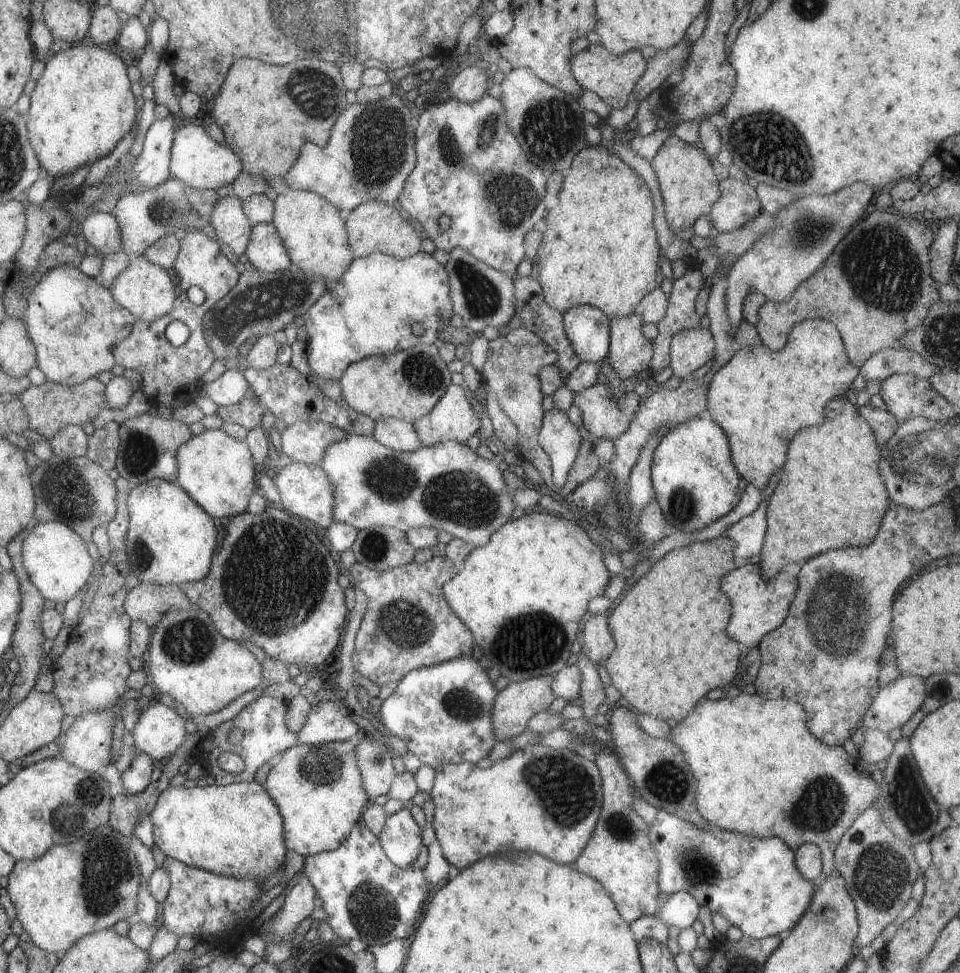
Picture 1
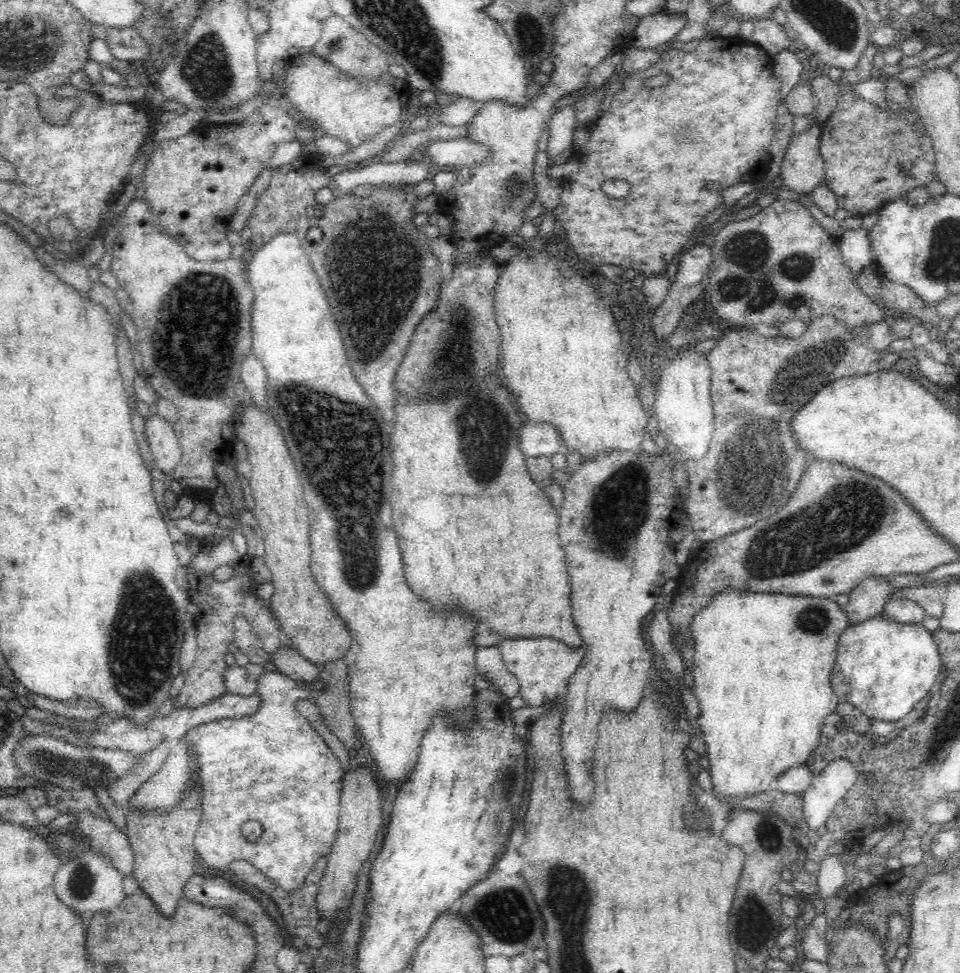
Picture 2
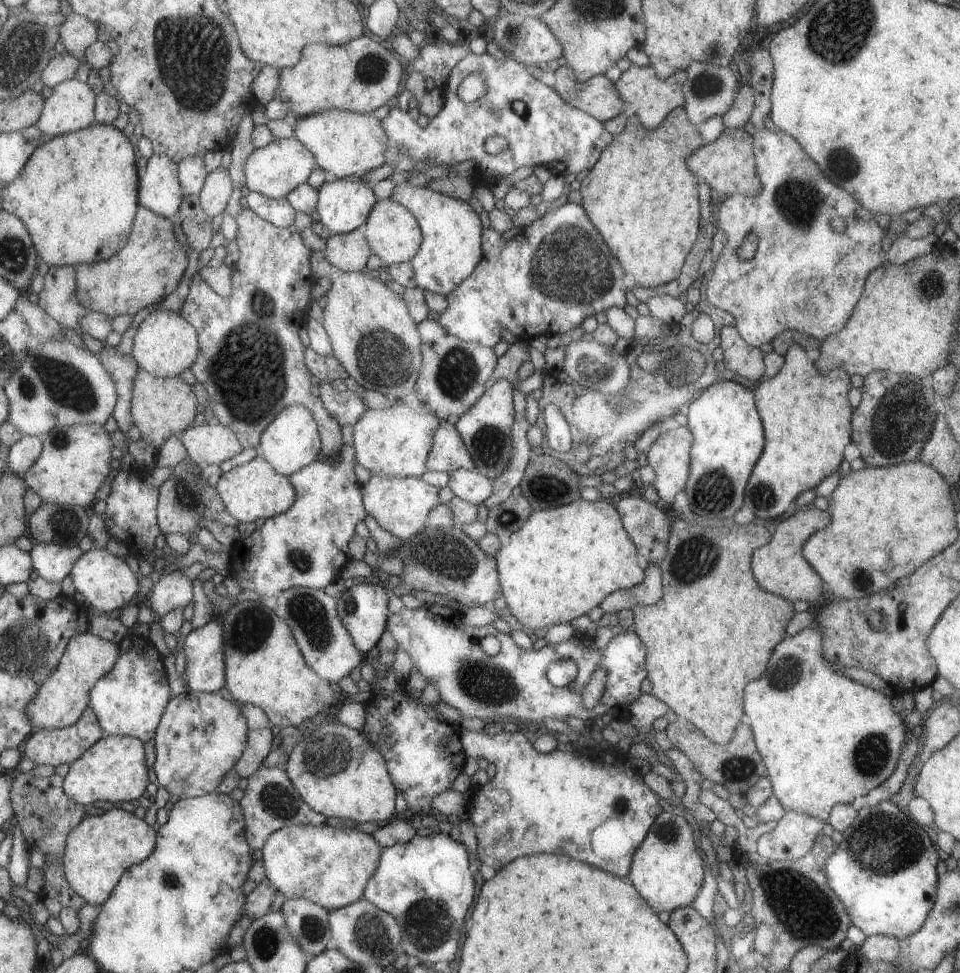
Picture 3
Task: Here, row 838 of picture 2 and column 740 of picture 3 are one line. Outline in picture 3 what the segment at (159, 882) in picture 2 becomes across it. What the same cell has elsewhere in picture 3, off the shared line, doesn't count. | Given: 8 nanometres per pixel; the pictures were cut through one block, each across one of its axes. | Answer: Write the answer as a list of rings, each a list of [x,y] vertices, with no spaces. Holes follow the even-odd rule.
[[[725,128],[717,140],[695,149],[685,159],[685,164],[698,181],[705,181],[710,188],[721,195],[742,194],[742,196],[753,197],[761,192],[762,184],[756,173],[752,150],[751,136],[744,129]]]

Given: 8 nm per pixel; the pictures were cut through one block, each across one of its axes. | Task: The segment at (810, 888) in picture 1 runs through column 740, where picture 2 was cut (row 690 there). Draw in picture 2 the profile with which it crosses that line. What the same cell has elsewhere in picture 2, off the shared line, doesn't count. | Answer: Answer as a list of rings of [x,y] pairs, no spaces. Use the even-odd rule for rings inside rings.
[[[880,614],[850,625],[839,638],[831,685],[842,701],[853,704],[870,720],[894,722],[926,698],[941,672],[940,651],[932,633],[920,624],[894,623]]]

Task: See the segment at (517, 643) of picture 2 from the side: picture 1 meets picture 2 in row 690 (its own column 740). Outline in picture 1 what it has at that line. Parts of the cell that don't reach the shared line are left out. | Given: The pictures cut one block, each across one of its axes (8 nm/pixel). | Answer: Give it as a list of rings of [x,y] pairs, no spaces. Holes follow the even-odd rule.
[[[761,500],[753,512],[726,528],[725,536],[736,544],[733,549],[736,562],[744,563],[753,554],[760,554],[766,531],[766,506],[767,501]]]

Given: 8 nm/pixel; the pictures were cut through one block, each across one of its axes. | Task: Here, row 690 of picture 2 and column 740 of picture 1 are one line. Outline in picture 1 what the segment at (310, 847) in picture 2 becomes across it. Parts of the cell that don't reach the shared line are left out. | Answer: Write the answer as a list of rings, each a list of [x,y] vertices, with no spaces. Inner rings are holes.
[[[857,181],[828,195],[796,197],[772,215],[774,225],[757,237],[751,248],[739,255],[728,270],[725,300],[732,335],[743,319],[742,304],[749,290],[755,288],[767,301],[774,303],[788,301],[795,288],[814,270],[821,268],[835,245],[863,216],[874,191],[868,184]]]

